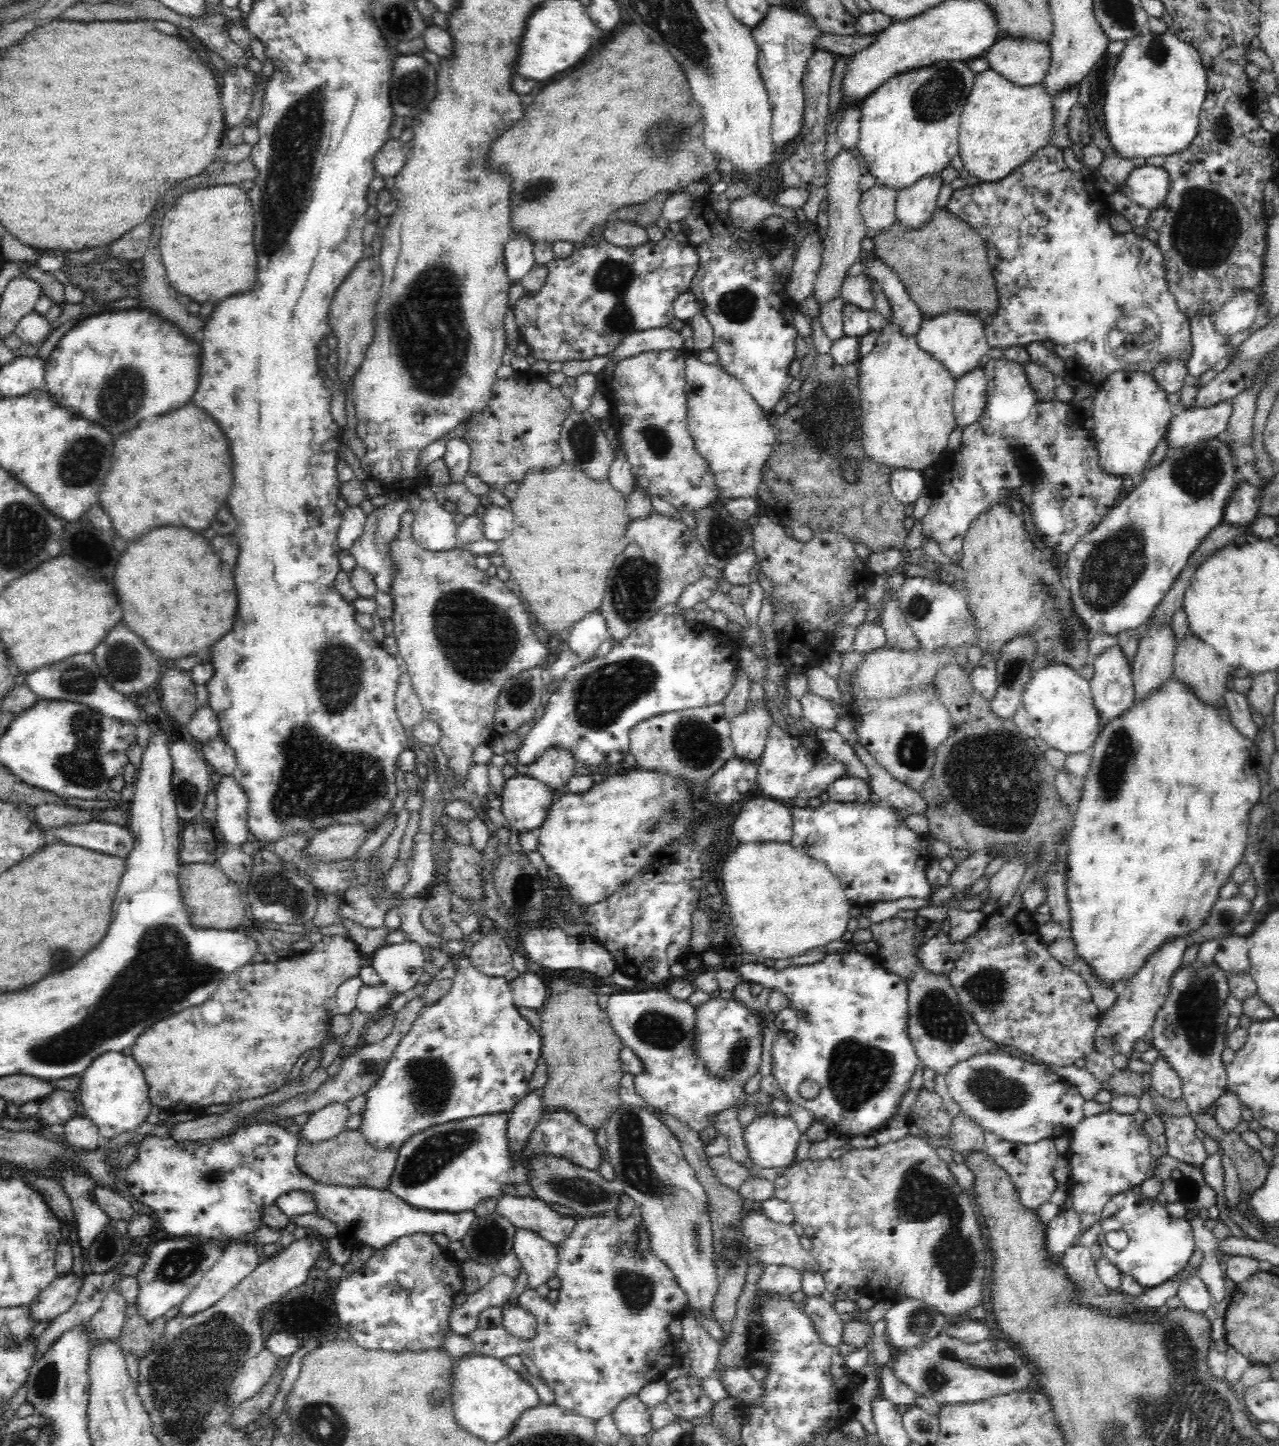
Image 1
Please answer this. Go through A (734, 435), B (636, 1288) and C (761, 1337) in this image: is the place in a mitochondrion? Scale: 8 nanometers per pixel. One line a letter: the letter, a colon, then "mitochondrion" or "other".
A: other
B: mitochondrion
C: mitochondrion

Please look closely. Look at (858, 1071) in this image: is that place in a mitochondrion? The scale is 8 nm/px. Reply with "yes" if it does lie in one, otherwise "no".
yes

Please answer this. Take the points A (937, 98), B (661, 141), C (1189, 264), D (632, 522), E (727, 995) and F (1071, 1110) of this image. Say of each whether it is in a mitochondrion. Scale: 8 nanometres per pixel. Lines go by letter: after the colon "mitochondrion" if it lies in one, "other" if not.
A: mitochondrion
B: mitochondrion
C: mitochondrion
D: other
E: other
F: other

